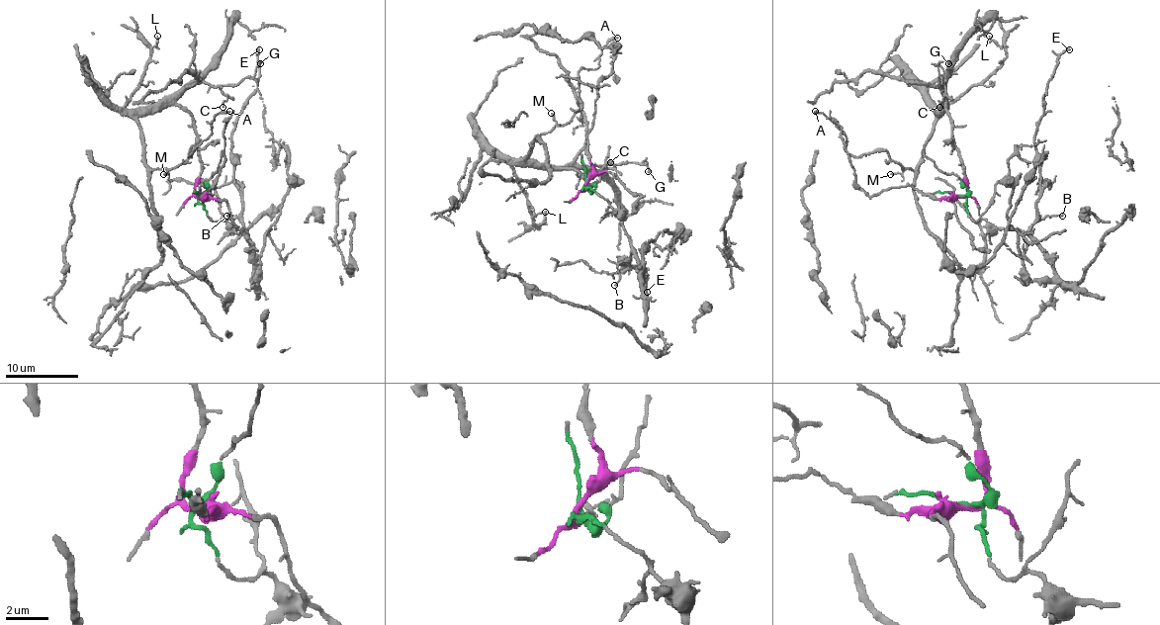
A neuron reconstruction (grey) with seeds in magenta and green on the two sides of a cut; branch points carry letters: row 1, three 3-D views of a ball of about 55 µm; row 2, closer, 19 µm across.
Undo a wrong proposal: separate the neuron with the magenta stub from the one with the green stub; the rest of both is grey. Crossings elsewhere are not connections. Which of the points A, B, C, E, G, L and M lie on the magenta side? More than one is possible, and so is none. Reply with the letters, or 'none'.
A, C, G, L, M

